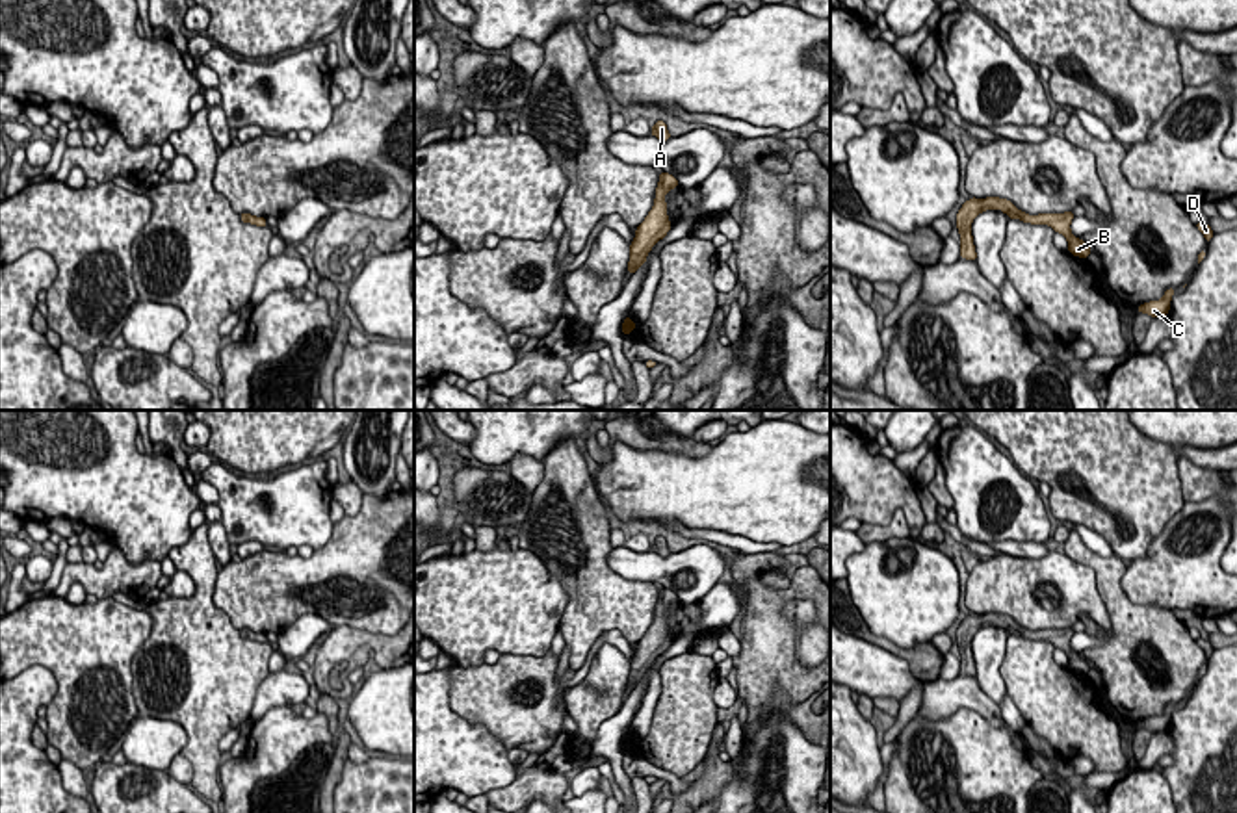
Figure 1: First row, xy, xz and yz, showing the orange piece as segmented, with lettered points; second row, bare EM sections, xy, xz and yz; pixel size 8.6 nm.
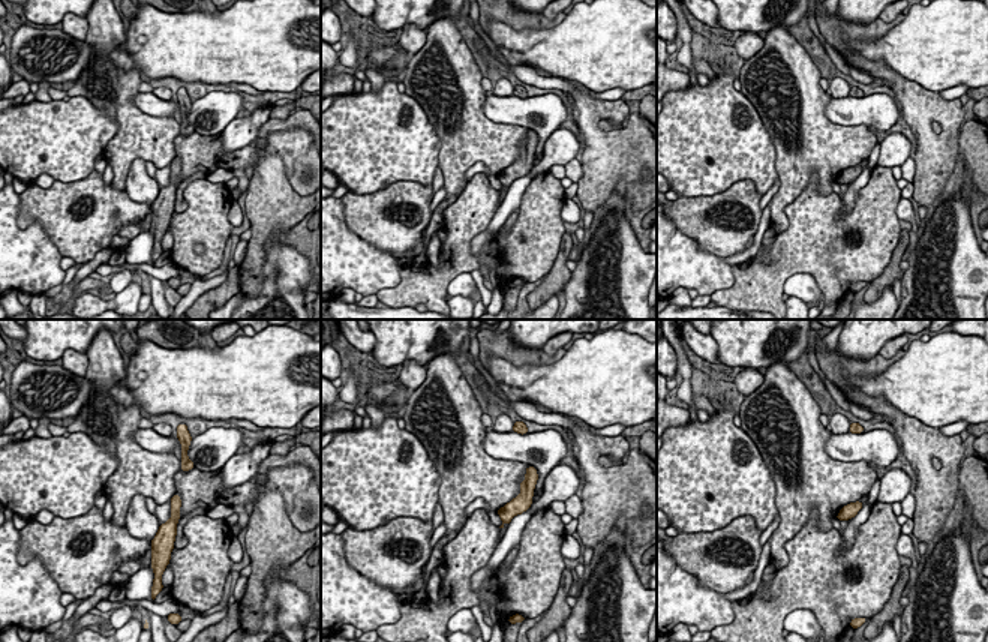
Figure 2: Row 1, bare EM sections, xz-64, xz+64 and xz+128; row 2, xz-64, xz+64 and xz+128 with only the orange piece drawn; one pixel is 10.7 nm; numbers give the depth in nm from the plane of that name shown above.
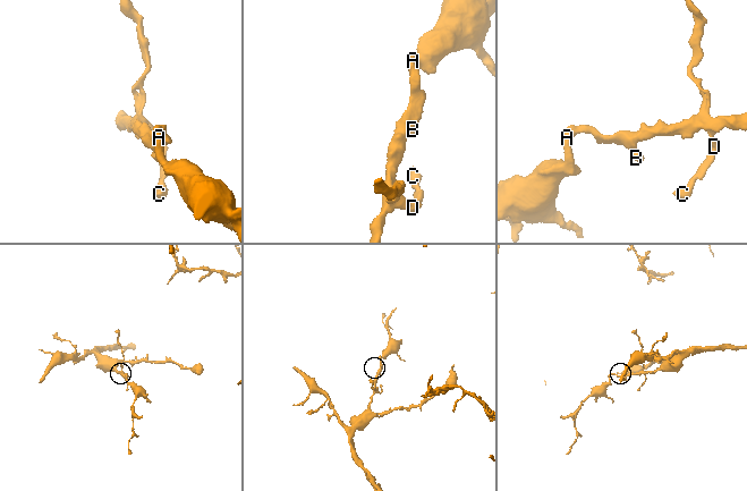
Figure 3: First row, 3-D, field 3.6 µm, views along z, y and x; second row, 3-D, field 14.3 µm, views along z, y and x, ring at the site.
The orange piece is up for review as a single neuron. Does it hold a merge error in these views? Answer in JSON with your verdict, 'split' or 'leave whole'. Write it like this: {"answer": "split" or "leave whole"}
{"answer": "leave whole"}

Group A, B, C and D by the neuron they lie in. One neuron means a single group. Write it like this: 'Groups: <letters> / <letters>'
Groups: A B C D

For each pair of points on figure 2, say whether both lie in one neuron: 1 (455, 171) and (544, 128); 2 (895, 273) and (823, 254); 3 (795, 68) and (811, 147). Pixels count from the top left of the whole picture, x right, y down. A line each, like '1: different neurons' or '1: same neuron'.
1: different neurons
2: different neurons
3: same neuron

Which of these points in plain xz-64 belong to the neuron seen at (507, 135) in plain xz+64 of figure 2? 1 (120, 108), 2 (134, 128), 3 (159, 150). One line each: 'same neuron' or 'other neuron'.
1: same neuron
2: same neuron
3: same neuron

